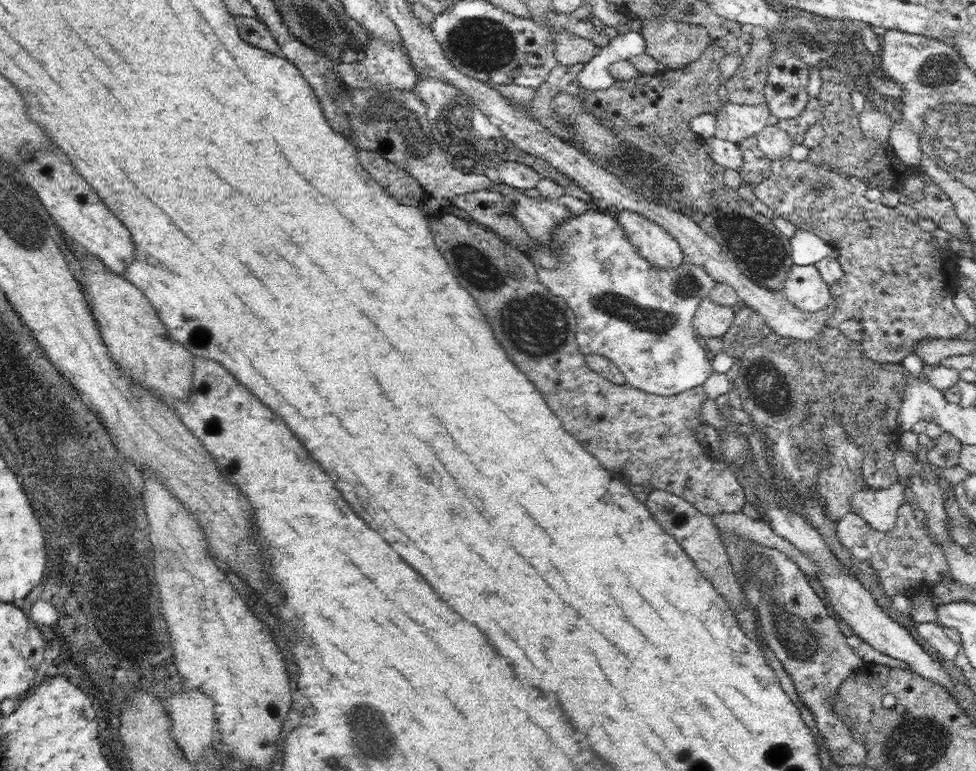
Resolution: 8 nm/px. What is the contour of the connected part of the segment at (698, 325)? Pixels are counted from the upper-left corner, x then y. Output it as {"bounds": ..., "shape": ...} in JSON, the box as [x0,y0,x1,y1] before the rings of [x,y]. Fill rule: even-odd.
{"bounds":[693,296,735,338],"shape":[[[709,296],[700,300],[699,307],[695,310],[693,325],[696,334],[702,338],[723,337],[730,328],[735,312],[732,306],[724,307],[711,302]]]}

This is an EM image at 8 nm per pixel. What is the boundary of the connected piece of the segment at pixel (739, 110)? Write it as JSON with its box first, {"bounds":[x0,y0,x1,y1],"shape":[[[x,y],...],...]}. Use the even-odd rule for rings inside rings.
{"bounds":[713,103,770,144],"shape":[[[721,103],[713,117],[717,122],[715,136],[739,144],[743,138],[756,135],[768,124],[770,107],[764,105],[739,105]]]}

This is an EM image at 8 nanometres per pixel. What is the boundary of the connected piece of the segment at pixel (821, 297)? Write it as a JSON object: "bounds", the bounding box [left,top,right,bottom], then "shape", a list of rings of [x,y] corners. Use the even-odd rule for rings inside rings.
{"bounds":[783,264,832,312],"shape":[[[793,264],[786,276],[783,297],[804,312],[823,309],[832,297],[829,288],[815,264]]]}

